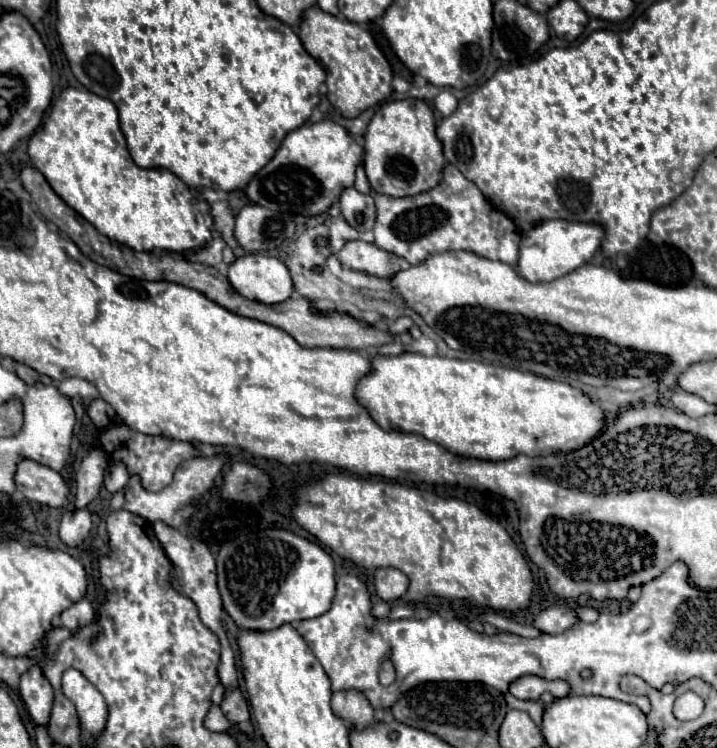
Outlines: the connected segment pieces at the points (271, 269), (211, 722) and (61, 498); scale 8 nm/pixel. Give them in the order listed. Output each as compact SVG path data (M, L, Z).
M244 254L236 258L228 268L228 280L238 294L262 304L286 302L294 292L286 264L270 254Z
M212 706L204 718L204 726L212 732L226 732L232 724L226 720L226 716L222 714L222 710L218 706Z
M22 460L16 472L16 486L28 500L48 504L52 508L66 508L70 486L60 472L44 468L34 460Z

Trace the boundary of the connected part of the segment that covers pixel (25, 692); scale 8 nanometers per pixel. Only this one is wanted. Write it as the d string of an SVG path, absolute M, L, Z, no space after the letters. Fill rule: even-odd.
M32 666L20 676L22 700L36 724L46 726L50 720L50 710L54 704L54 690L40 666Z

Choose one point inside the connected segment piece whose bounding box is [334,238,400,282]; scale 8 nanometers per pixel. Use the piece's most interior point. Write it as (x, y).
(357, 255)

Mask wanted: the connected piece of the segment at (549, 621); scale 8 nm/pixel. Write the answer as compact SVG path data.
M554 606L554 608L546 608L542 610L536 620L534 620L534 626L546 634L560 634L568 628L572 628L574 624L578 624L580 618L576 616L576 610L574 606Z

